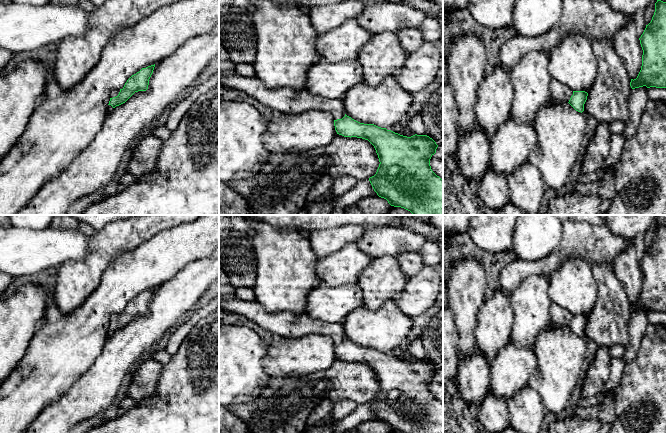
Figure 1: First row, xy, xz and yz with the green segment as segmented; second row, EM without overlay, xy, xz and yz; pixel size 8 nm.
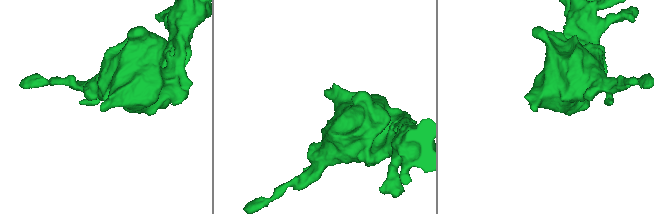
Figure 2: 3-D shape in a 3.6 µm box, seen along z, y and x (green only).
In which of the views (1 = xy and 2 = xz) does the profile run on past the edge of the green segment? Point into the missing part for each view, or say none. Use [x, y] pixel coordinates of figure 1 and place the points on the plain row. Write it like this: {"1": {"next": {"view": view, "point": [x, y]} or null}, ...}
{"1": {"next": {"view": "xy", "point": [114, 317]}}, "2": {"next": {"view": "xz", "point": [285, 324]}}}

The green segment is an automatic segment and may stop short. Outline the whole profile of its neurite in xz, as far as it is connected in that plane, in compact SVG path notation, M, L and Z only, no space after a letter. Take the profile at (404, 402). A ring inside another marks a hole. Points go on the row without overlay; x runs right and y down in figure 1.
M238 297L219 299L219 310L243 315L264 330L282 337L298 338L312 333L329 336L334 342L334 350L337 358L350 362L362 362L368 364L374 370L380 388L376 398L370 401L369 405L379 421L386 423L391 430L404 433L443 433L443 403L437 400L430 390L430 383L436 377L438 369L429 360L415 358L411 361L407 361L374 348L360 347L345 338L343 323L321 322L309 317L307 314L295 316L290 312L270 313L256 300L245 301Z

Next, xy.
M155 288L142 292L127 304L122 313L112 314L110 317L107 337L111 337L116 330L125 327L135 316L146 315L148 313L149 303L153 297L154 291Z

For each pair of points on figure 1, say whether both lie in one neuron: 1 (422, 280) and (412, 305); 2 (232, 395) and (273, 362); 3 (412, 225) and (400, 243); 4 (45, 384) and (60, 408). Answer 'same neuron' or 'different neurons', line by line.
1: same neuron
2: different neurons
3: different neurons
4: different neurons

